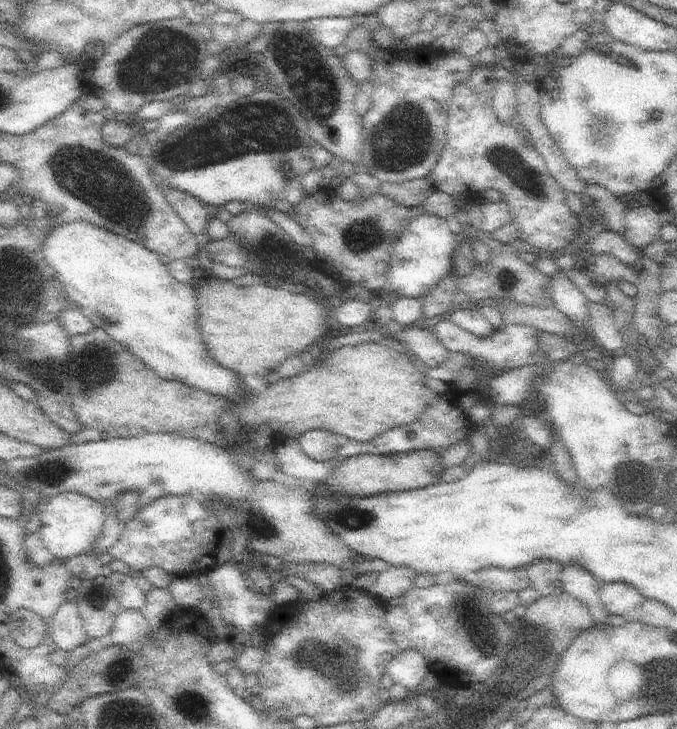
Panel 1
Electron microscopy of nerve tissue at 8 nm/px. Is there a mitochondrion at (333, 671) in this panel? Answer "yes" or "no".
yes

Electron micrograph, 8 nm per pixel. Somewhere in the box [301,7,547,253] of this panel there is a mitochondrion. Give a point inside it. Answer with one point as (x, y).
(402, 134)

